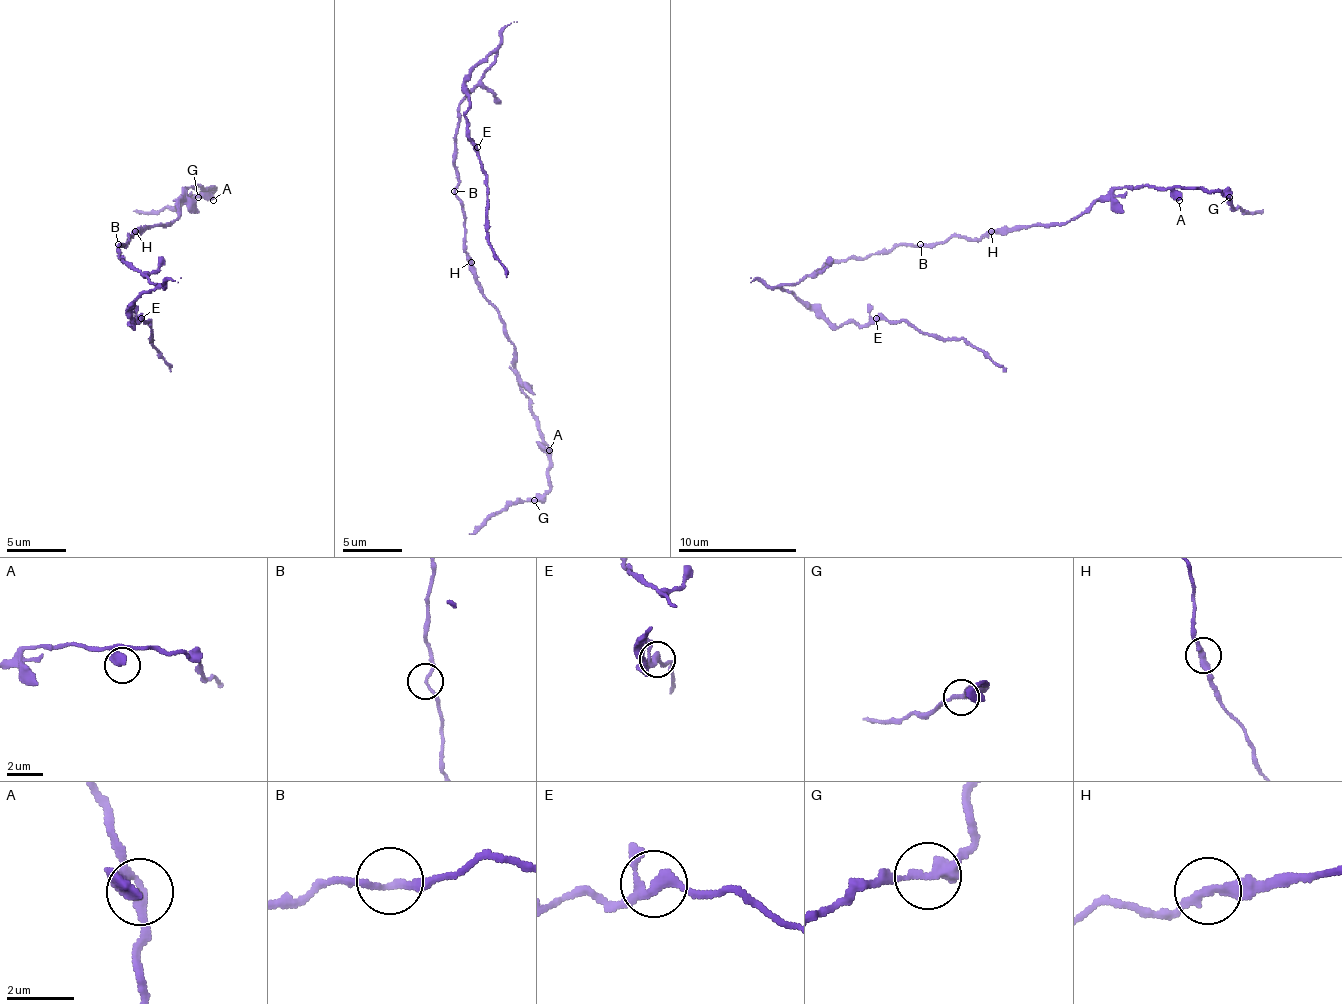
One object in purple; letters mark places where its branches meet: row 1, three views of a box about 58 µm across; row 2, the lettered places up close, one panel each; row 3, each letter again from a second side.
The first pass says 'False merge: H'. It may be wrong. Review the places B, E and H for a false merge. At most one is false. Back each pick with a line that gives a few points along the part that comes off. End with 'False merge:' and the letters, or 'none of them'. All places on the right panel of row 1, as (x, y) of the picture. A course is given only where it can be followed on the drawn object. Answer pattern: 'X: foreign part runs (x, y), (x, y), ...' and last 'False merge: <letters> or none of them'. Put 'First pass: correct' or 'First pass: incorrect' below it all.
H: foreign part runs (992, 232), (1066, 223), (1099, 200), (1149, 185), (1217, 191), (1229, 197), (1235, 208), (1262, 211)
False merge: H
First pass: correct

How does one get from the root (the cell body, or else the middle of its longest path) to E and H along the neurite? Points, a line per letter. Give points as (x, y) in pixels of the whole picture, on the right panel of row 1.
E: (920, 247), (897, 244), (867, 256), (834, 259), (784, 289), (834, 327), (849, 321), (870, 324), (876, 318)
H: (920, 247), (935, 241), (947, 241), (953, 235), (983, 238), (992, 232)

